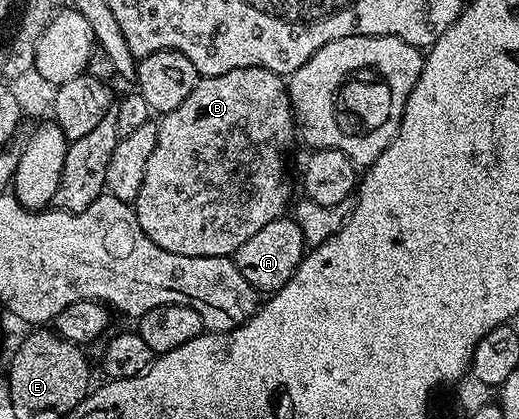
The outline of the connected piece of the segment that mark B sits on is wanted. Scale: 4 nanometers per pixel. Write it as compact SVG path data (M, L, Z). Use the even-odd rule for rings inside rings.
M237 67L237 71L225 71L225 75L200 77L199 82L189 91L185 103L181 107L173 107L173 111L162 114L157 121L157 143L153 146L153 155L149 155L149 163L145 167L145 179L141 179L141 191L135 196L133 208L137 215L137 223L141 223L141 231L157 243L157 247L165 247L165 251L173 251L173 255L189 255L190 257L231 257L265 223L273 223L273 219L284 216L292 204L291 181L287 178L287 152L291 149L291 140L297 137L297 118L291 107L289 85L280 74L269 71L265 67Z

